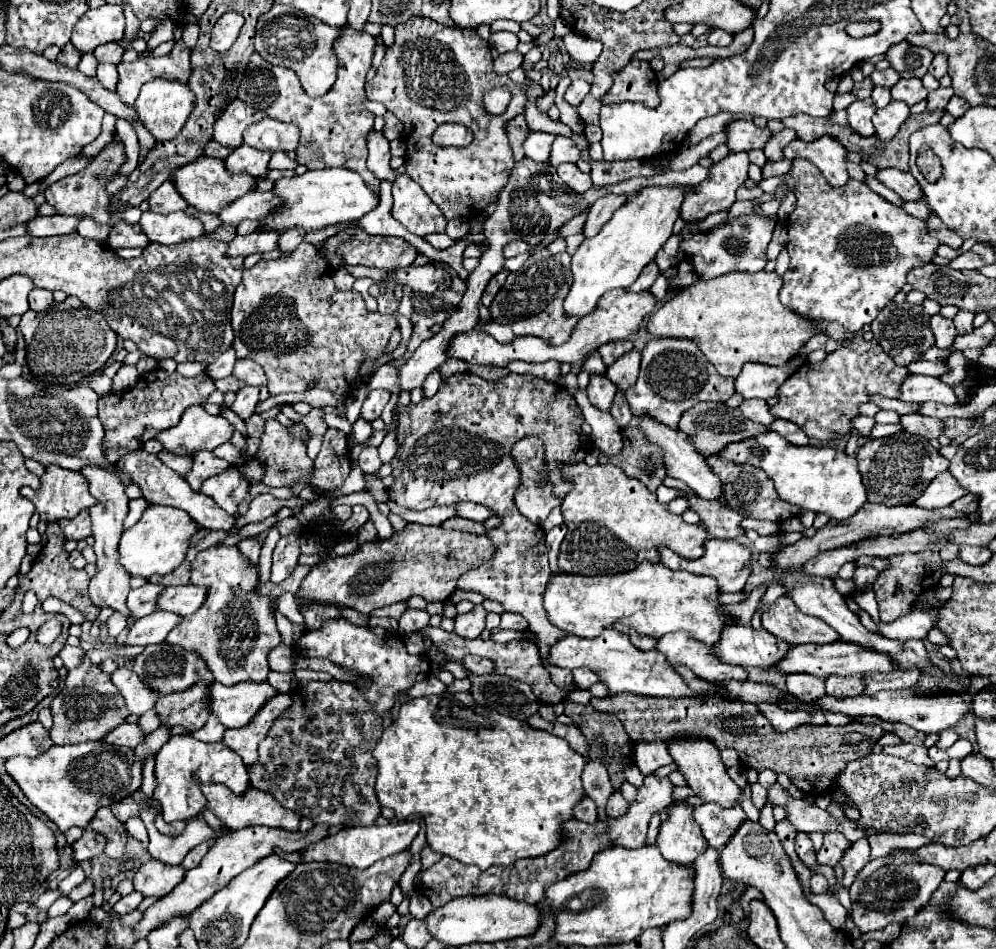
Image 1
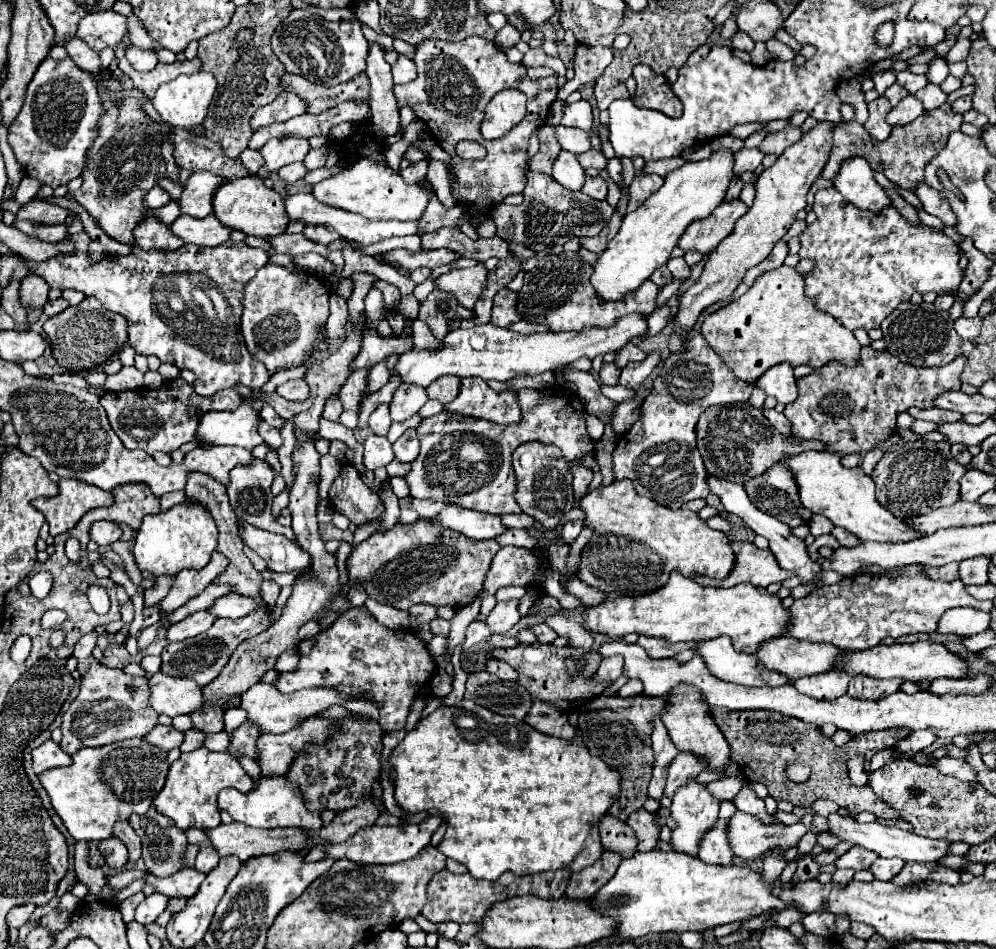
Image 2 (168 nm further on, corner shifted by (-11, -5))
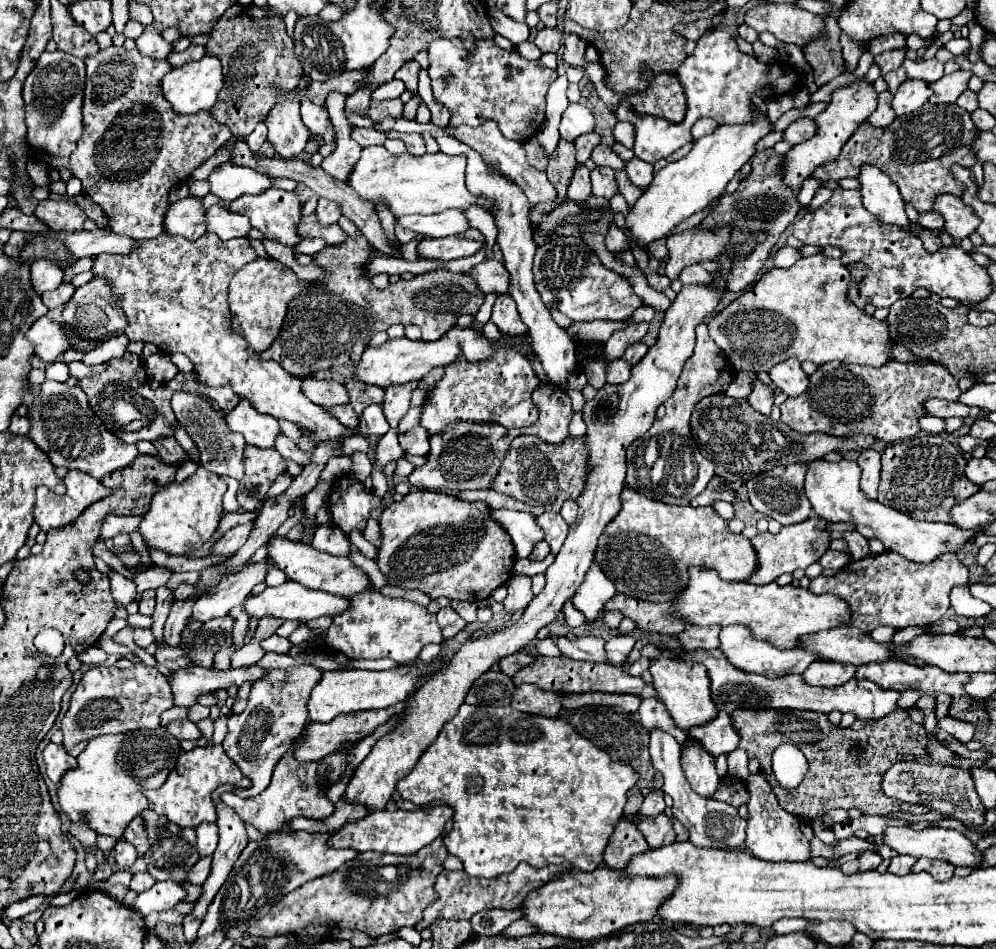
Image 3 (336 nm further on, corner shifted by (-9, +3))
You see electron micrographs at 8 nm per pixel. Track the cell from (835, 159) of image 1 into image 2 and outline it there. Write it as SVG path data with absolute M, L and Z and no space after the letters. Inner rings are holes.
M854 158L846 160L834 178L834 188L854 206L880 212L890 204L890 198L884 194L882 186L874 180L872 170L866 160Z

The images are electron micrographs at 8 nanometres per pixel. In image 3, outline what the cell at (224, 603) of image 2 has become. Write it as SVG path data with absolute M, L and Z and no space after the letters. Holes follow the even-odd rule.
M288 580L282 586L276 588L266 588L262 594L258 596L250 596L246 600L246 612L250 616L262 618L262 616L276 616L276 618L284 618L284 620L298 620L298 622L310 622L314 618L320 616L338 616L342 612L346 612L350 608L350 600L342 598L342 596L332 596L326 592L316 592L316 590L308 590L302 588L300 584Z

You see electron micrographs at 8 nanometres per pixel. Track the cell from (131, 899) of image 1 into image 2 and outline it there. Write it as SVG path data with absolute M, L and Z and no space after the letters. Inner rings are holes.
M158 892L150 894L142 904L138 904L134 920L140 922L140 924L150 924L150 922L154 922L154 920L158 918L158 914L164 912L166 902L168 902L168 898L166 898L164 894L158 894Z

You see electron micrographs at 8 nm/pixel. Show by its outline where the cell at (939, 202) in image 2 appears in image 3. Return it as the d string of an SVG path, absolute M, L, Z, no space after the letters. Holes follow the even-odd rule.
M938 196L934 202L934 210L944 216L944 230L956 240L968 238L980 226L980 218L976 216L976 212L972 212L972 208L968 208L968 204L964 204L956 196Z

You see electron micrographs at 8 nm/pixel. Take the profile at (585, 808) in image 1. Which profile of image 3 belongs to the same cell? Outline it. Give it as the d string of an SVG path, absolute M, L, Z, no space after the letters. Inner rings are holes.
M622 818L616 826L616 832L612 834L606 852L604 852L604 864L610 868L622 870L632 856L648 852L648 842L640 834L640 830L630 824L626 818Z

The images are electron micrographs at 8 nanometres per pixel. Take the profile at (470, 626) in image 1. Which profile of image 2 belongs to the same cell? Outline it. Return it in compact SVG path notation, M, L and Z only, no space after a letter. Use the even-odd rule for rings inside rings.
M508 600L508 602L498 602L494 610L486 618L486 626L490 628L492 634L506 634L518 620L518 600Z

